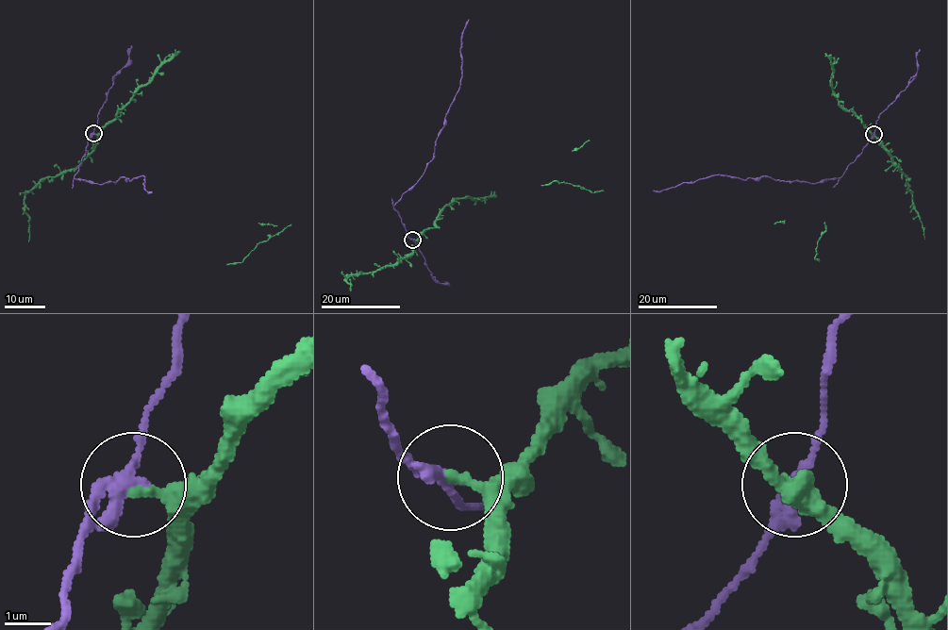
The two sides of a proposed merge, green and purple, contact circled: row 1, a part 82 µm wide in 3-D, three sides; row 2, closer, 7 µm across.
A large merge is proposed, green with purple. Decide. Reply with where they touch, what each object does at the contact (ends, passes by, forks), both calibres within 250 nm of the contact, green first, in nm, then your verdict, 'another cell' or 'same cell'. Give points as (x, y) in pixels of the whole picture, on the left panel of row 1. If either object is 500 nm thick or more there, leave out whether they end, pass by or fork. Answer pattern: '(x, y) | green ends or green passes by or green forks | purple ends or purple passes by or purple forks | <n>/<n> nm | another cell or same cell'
(93, 133) | green ends | purple passes by | 280/280 nm | another cell

